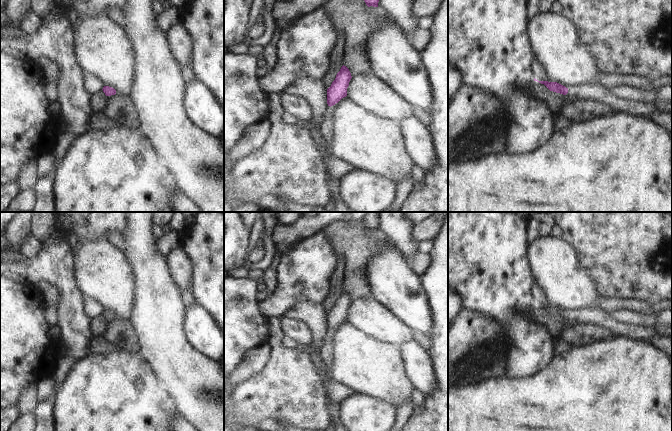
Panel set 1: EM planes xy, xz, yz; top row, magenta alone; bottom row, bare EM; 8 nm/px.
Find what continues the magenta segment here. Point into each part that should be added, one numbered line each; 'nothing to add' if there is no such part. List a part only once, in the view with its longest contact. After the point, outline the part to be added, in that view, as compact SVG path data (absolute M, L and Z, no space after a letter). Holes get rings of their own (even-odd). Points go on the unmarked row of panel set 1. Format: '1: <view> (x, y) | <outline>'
1: yz (596, 316) | M587 308L587 309L571 309L566 310L568 317L566 321L573 321L577 324L595 324L603 326L614 334L619 336L628 336L637 340L650 340L656 336L660 336L653 326L644 326L641 324L625 324L615 320L609 313L603 309Z

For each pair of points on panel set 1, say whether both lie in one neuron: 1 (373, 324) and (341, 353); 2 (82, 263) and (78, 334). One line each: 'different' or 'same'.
1: different
2: different

